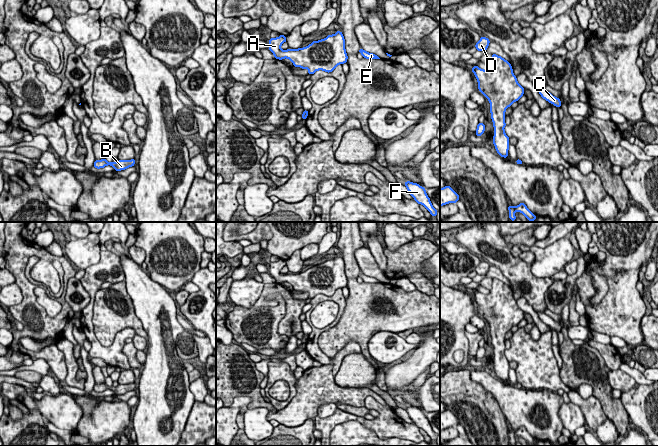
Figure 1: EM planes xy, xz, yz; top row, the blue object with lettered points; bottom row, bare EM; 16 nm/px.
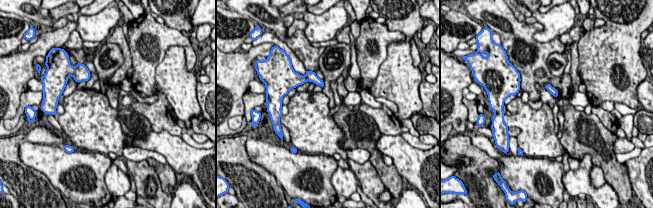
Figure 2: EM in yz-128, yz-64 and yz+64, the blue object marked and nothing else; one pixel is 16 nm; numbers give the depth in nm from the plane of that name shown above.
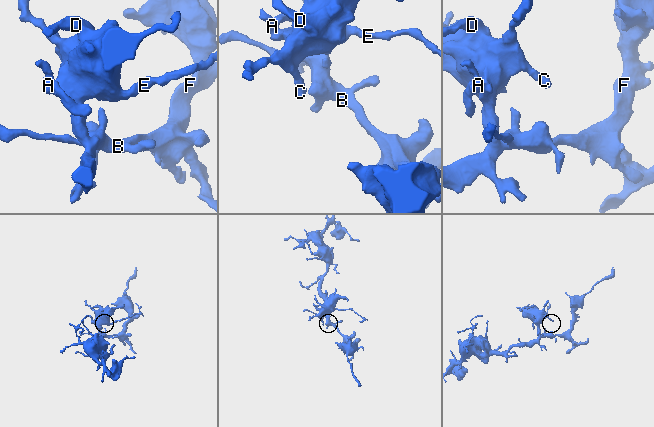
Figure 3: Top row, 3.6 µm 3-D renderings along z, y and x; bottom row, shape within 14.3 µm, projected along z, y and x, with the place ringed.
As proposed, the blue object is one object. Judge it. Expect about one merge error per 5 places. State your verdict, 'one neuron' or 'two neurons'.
one neuron

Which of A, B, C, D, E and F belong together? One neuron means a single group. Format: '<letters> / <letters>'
A B C D E F

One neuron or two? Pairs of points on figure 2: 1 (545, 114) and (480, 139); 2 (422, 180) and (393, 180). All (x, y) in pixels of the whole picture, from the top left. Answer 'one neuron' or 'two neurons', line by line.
1: two neurons
2: two neurons

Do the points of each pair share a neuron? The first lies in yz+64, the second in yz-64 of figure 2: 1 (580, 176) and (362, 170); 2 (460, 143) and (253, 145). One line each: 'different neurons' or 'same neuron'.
1: different neurons
2: different neurons

